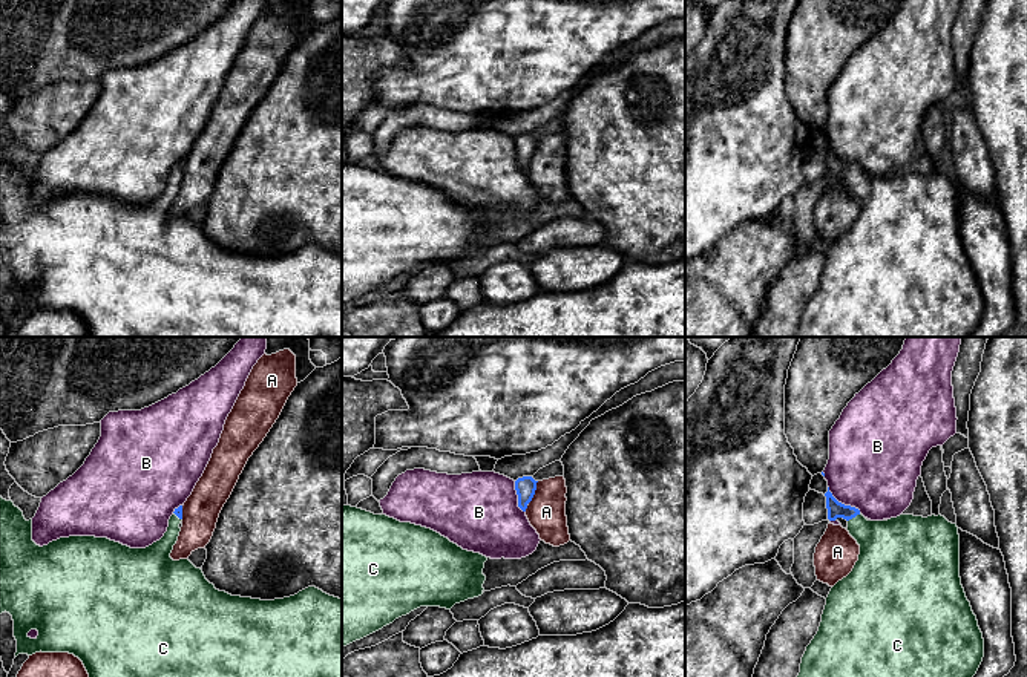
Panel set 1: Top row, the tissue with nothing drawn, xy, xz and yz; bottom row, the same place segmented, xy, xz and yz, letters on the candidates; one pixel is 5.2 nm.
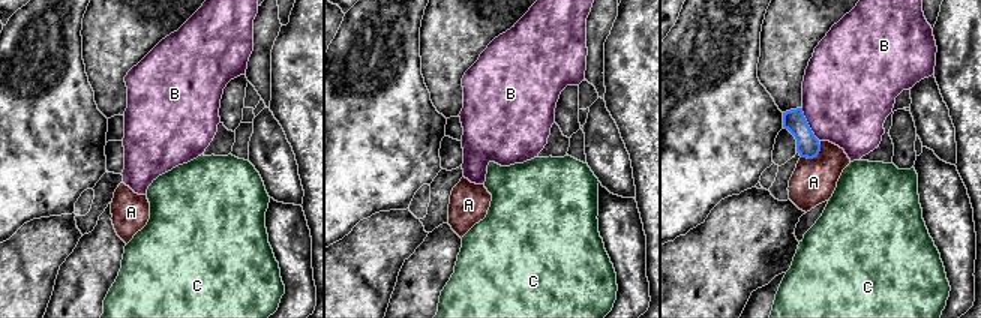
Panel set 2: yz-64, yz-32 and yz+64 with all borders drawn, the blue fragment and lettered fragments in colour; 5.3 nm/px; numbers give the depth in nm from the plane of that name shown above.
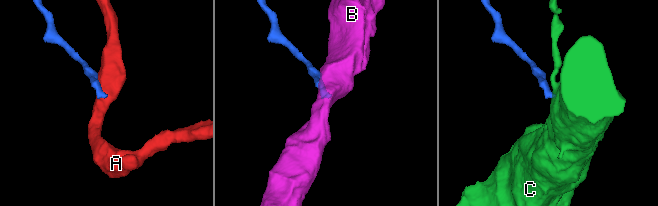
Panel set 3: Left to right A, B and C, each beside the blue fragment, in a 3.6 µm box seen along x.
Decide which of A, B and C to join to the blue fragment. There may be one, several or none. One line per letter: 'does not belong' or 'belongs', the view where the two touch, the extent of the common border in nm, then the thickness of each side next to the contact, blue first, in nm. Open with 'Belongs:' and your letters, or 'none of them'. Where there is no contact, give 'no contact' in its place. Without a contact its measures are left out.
Belongs: C
A: does not belong | xz | 130 nm | 110/200 nm
B: does not belong | yz | 220 nm | 90/460 nm
C: belongs | yz | 80 nm | 90/300 nm

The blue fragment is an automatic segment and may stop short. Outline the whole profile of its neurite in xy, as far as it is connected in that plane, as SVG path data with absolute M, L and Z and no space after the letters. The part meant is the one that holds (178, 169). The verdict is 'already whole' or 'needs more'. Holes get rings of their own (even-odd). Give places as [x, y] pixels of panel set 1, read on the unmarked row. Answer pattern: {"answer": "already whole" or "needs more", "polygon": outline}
{"answer": "needs more", "polygon": "M0 153L0 271L9 270L14 277L17 309L69 309L78 314L89 337L342 337L342 256L330 253L316 244L308 244L294 253L261 257L231 253L210 240L202 227L189 216L173 217L170 210L179 193L182 162L175 165L164 193L146 205L130 205L107 195L69 193L37 202L32 198L32 176L26 178L23 168L9 156Z"}

